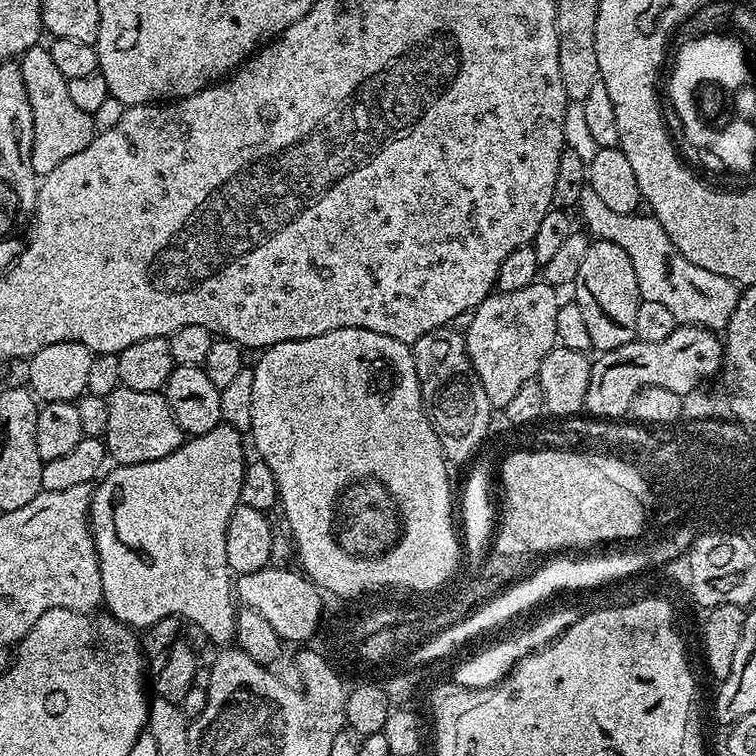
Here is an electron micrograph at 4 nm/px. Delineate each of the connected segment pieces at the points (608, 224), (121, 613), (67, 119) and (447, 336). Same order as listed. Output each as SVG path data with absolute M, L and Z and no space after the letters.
M590 187L582 190L579 212L584 219L583 227L595 239L622 246L622 250L630 258L630 266L634 266L634 278L638 278L641 300L666 306L670 314L674 314L677 324L699 324L713 330L727 329L730 314L734 314L734 306L738 302L741 289L730 278L722 278L722 274L710 274L710 270L694 266L694 262L690 262L690 258L683 256L678 246L670 242L666 230L662 230L655 216L617 214L607 208Z
M221 422L214 430L206 434L185 439L180 448L174 450L174 454L166 454L166 458L158 458L154 462L121 464L113 467L113 472L109 471L93 487L92 509L88 512L88 523L92 525L92 537L96 543L98 566L102 574L102 594L104 595L102 604L107 615L122 621L133 630L147 630L152 624L167 616L179 617L181 621L189 620L190 623L197 624L205 637L208 637L214 628L224 628L224 622L228 622L228 607L234 603L234 576L226 562L226 526L230 522L230 514L234 514L237 504L240 503L246 463L244 444L246 448L245 437L237 428L231 428L229 424Z
M43 43L26 50L19 57L19 62L22 78L26 81L26 92L30 94L30 110L34 114L32 165L37 177L43 178L54 170L54 166L62 166L66 158L90 146L94 135L92 116L71 100L68 80L58 71L54 58L50 58L48 48Z
M445 326L430 330L430 334L422 334L422 338L411 345L411 350L428 421L438 434L438 442L445 457L453 465L464 466L489 439L488 427L492 424L494 409L490 398L486 398L486 390L482 390L482 382L478 382L478 374L468 357L464 332L455 332L454 329L455 327Z

